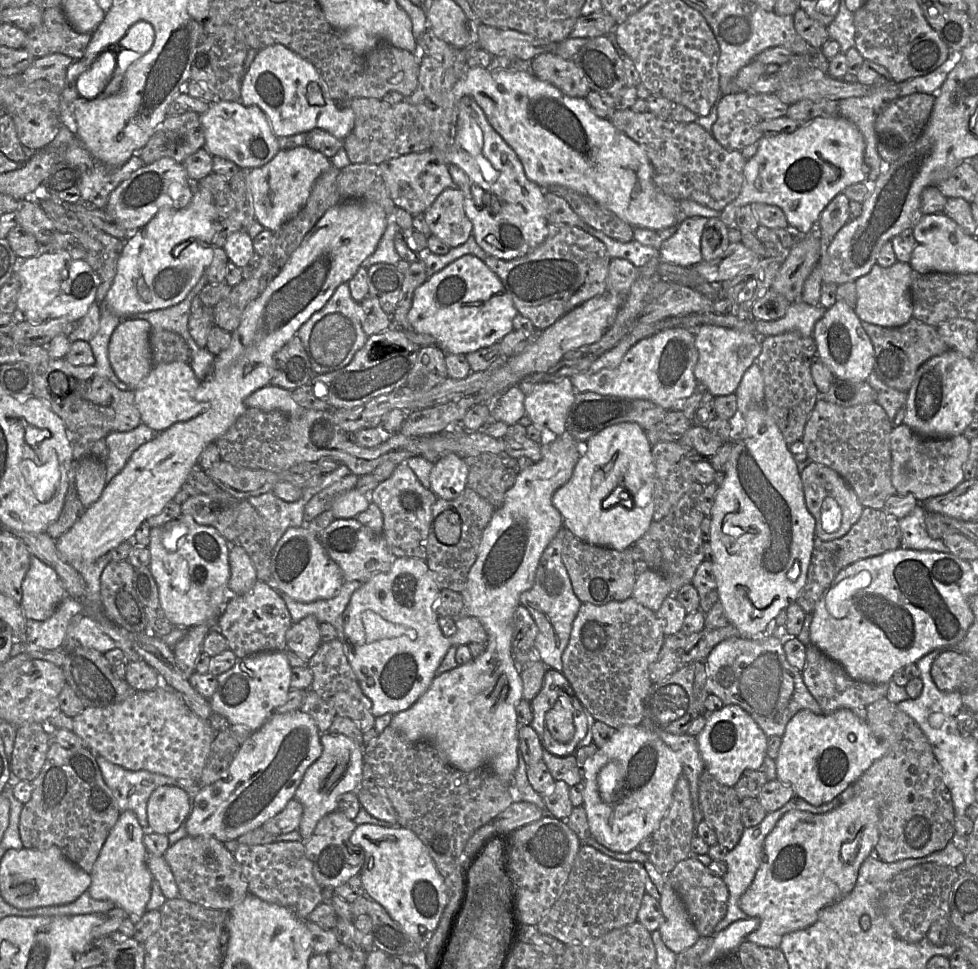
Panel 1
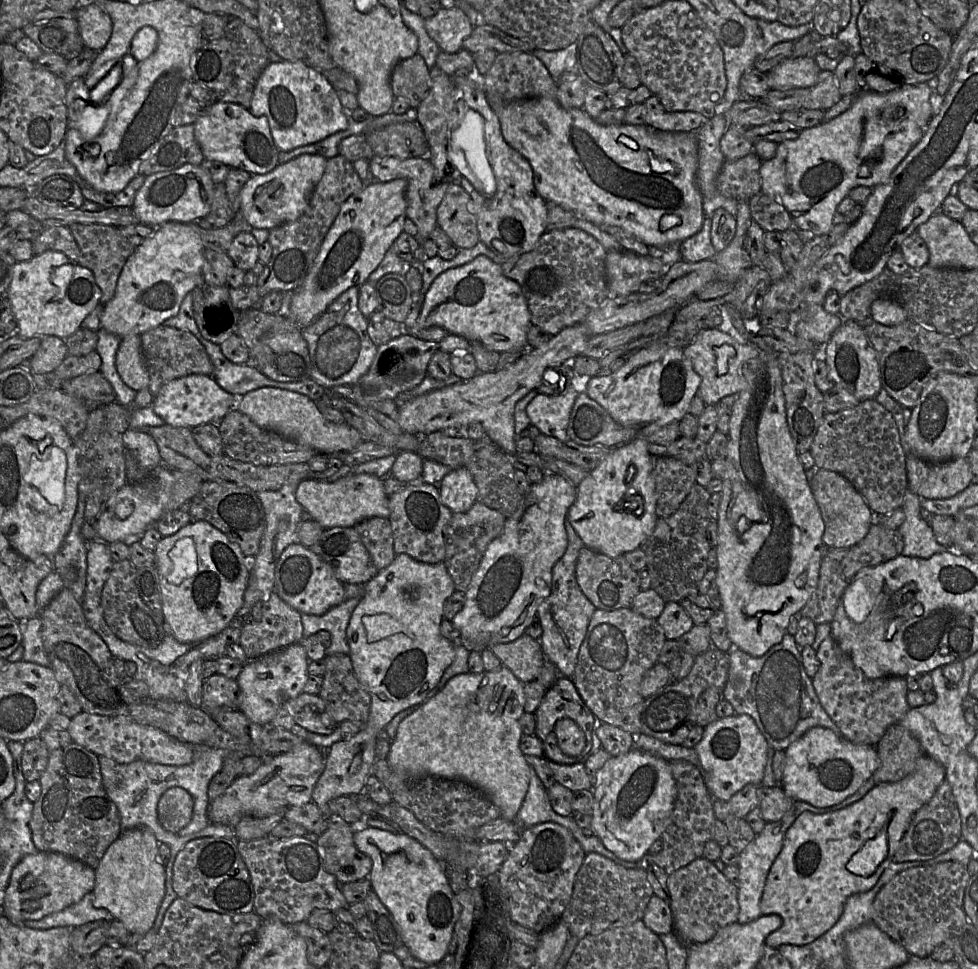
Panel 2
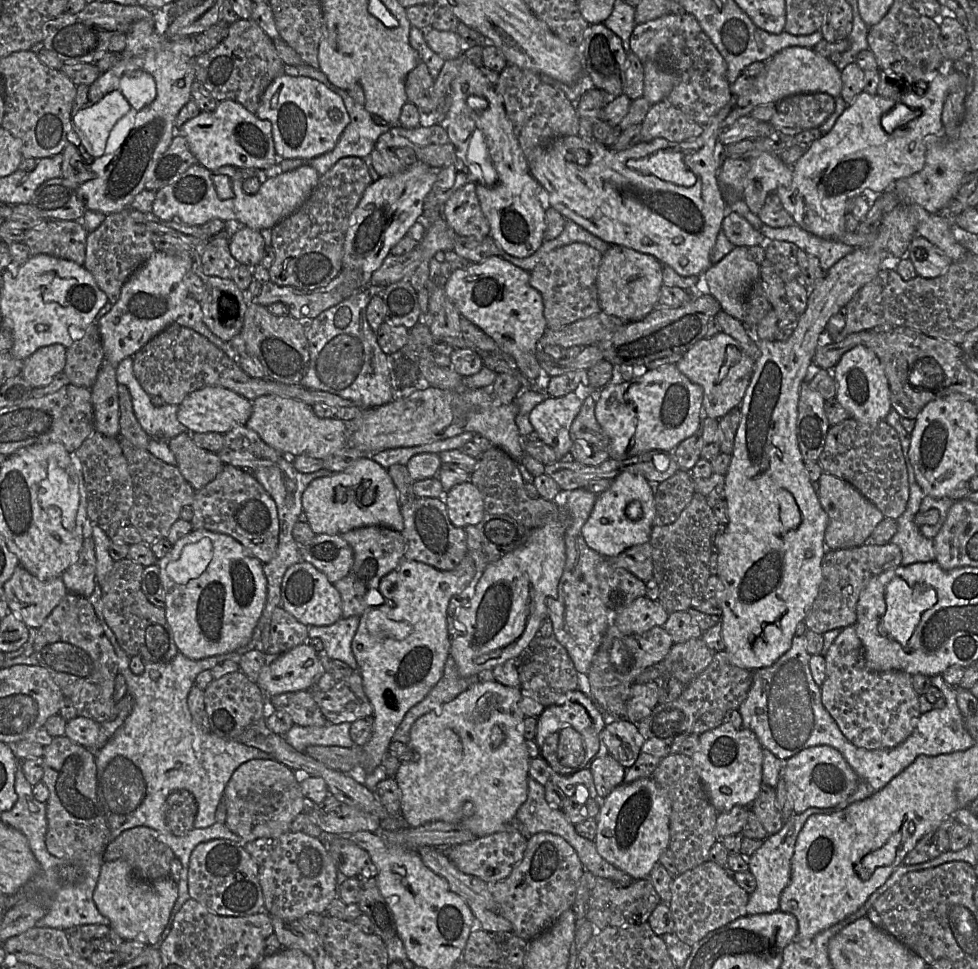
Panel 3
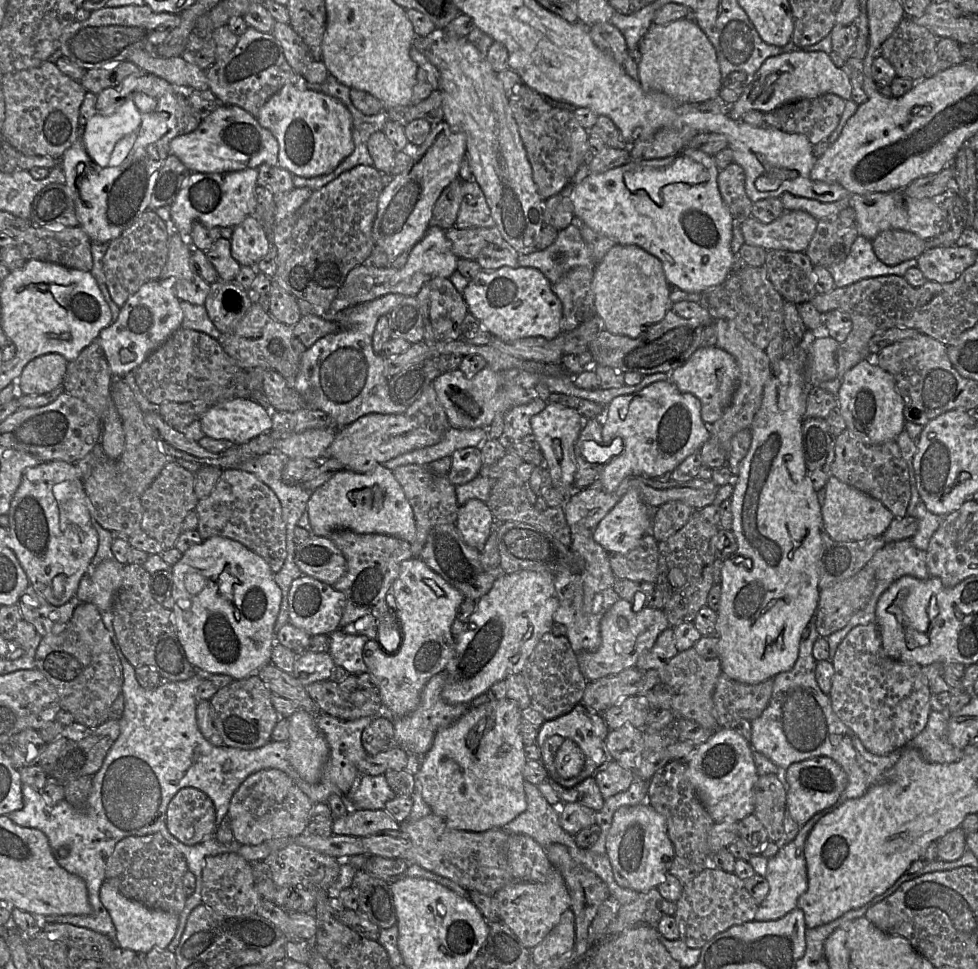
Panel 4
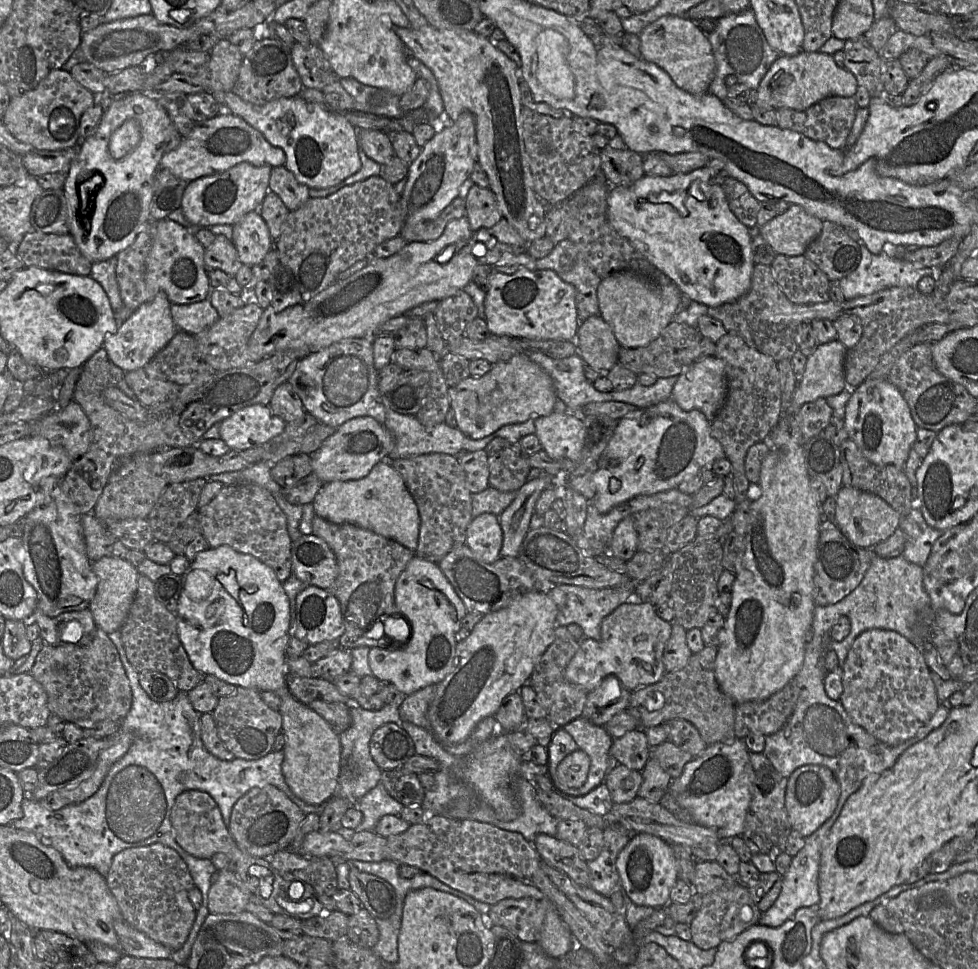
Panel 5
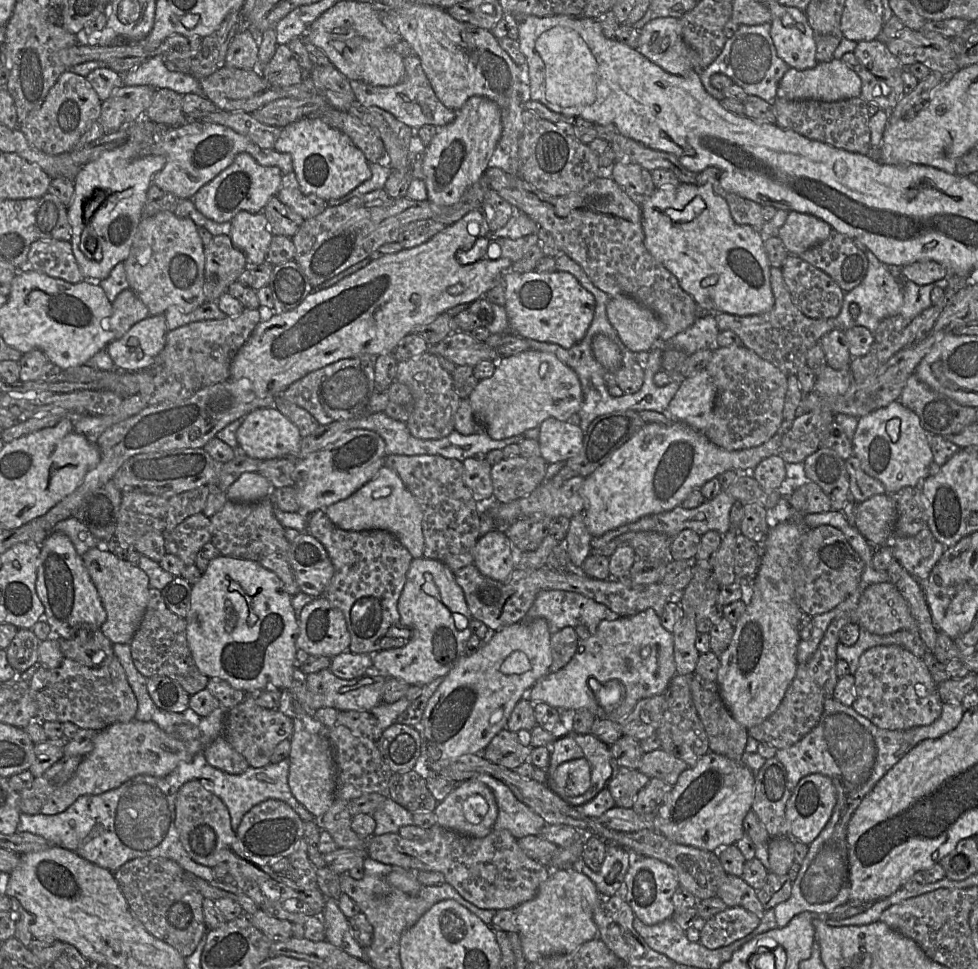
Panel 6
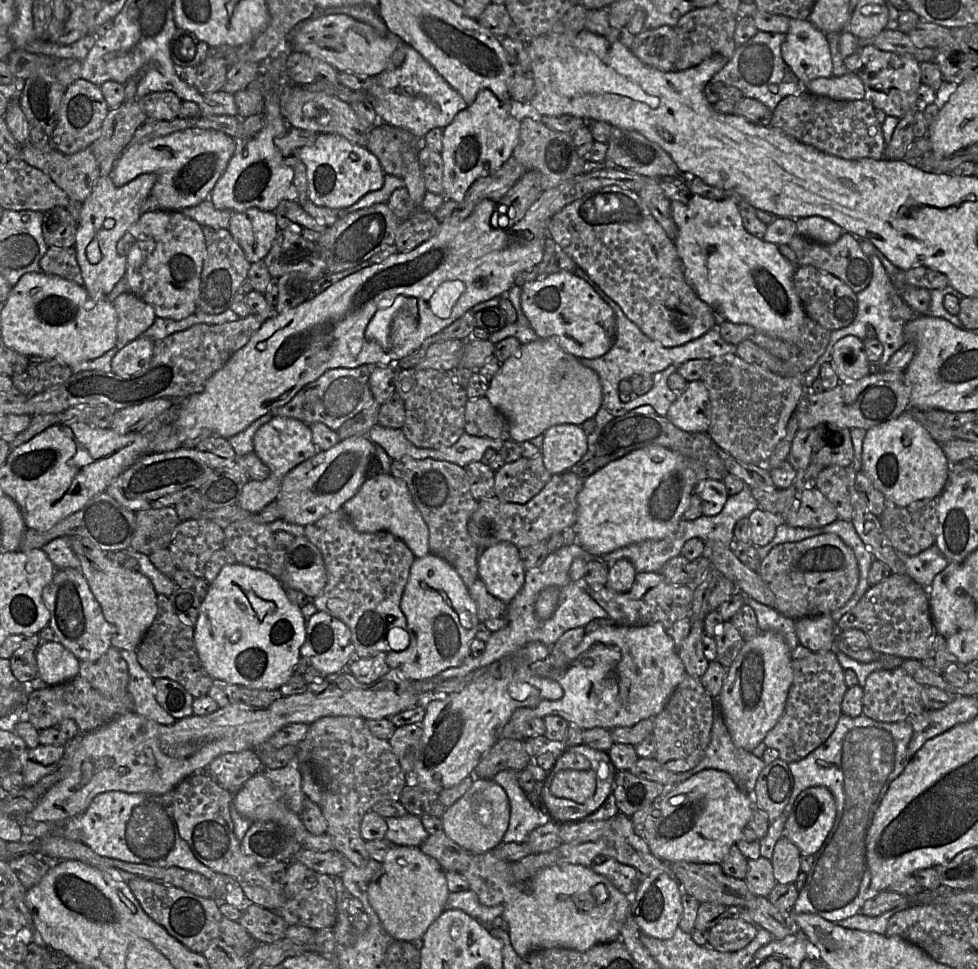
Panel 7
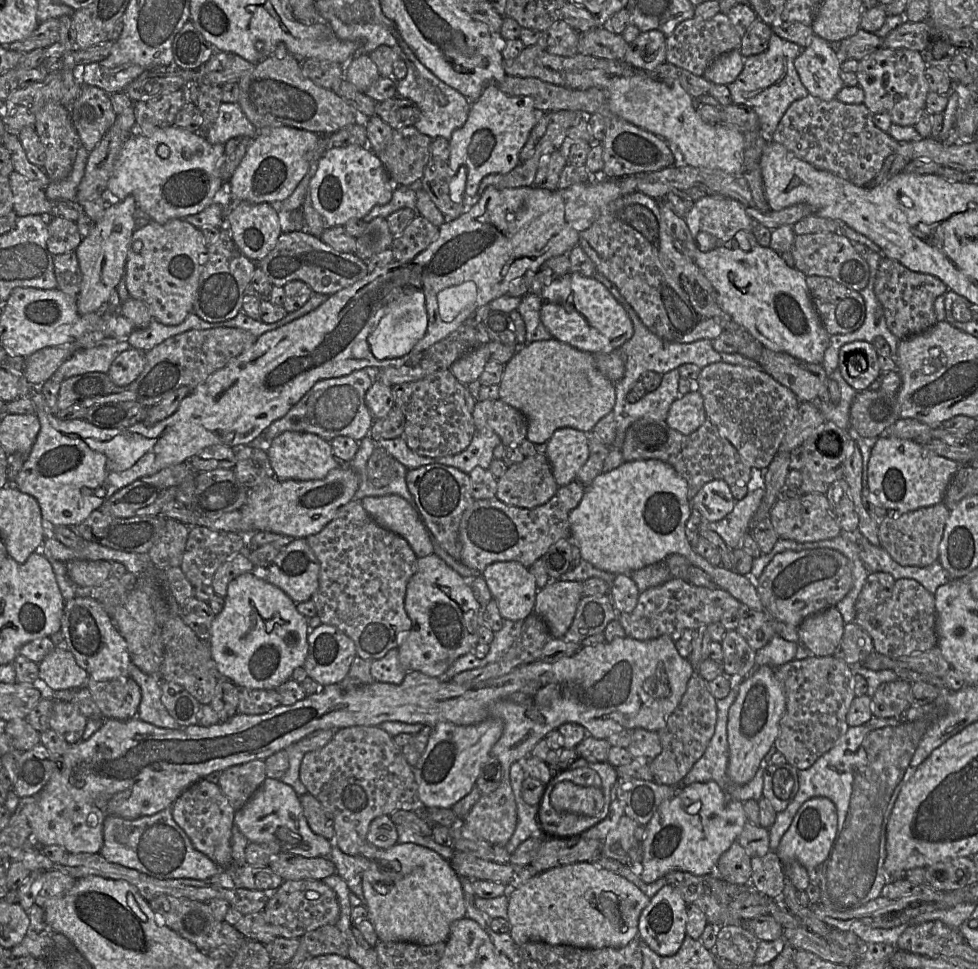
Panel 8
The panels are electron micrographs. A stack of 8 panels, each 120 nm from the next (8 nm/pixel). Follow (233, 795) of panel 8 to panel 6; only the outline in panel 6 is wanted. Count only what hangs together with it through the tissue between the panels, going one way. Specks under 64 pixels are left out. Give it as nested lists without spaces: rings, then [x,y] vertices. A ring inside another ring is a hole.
[[[223,736],[217,737],[204,749],[204,757],[208,764],[229,774],[242,774],[250,767]]]

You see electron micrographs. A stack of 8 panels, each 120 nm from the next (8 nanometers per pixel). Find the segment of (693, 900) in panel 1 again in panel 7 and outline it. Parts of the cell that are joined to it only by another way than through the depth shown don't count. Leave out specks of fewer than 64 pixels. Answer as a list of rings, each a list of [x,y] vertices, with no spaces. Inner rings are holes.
[[[726,918],[709,930],[708,947],[722,952],[736,952],[756,937],[758,927],[739,918]]]

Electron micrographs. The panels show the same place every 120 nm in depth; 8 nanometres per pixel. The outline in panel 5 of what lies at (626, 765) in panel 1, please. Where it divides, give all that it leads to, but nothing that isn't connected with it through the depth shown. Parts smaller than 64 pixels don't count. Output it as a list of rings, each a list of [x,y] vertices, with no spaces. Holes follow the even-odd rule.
[[[648,833],[631,834],[629,842],[617,857],[616,866],[621,886],[635,904],[658,909],[671,902],[670,892],[679,877],[678,864],[670,843]]]

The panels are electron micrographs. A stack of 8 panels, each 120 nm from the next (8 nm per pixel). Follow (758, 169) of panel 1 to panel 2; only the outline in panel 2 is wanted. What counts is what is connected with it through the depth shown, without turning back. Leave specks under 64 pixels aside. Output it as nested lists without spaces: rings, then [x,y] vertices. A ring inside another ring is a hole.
[[[936,77],[928,82],[922,82],[915,85],[903,84],[901,87],[888,93],[875,93],[869,91],[860,93],[852,105],[839,116],[829,121],[822,122],[814,127],[803,129],[798,138],[794,140],[785,140],[777,144],[775,156],[770,160],[762,161],[761,163],[761,193],[767,195],[786,209],[794,225],[798,228],[796,231],[800,235],[803,235],[806,238],[811,238],[829,233],[834,225],[834,214],[837,206],[846,196],[848,196],[849,191],[858,186],[865,186],[873,189],[876,186],[887,182],[895,168],[921,140],[929,121],[934,115],[933,106],[931,104],[931,95],[934,90],[936,90]],[[881,111],[897,111],[900,118],[894,119],[894,121],[888,120],[885,117],[881,117]]]

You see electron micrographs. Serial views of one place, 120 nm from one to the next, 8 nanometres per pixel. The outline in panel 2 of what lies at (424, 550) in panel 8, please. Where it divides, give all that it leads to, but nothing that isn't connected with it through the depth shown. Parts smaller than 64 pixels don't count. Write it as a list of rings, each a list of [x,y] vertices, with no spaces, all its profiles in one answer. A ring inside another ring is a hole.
[[[367,473],[349,474],[335,482],[305,479],[299,483],[296,490],[296,500],[324,530],[355,527],[373,517],[388,519],[390,515],[388,497],[382,479]]]

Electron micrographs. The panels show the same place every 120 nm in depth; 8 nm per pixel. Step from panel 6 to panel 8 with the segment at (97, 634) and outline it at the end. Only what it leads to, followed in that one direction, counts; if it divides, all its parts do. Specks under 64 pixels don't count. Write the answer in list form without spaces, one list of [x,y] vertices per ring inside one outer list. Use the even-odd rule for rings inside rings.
[[[130,676],[108,681],[88,677],[86,686],[105,719],[128,720],[137,717],[141,689]]]

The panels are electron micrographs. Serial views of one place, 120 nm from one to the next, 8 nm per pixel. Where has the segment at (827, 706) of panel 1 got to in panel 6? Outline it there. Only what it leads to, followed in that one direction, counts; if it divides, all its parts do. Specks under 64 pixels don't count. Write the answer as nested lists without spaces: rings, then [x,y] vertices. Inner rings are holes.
[[[900,646],[869,648],[861,655],[853,676],[855,700],[851,707],[879,728],[907,730],[930,725],[941,715],[943,702],[927,665]]]

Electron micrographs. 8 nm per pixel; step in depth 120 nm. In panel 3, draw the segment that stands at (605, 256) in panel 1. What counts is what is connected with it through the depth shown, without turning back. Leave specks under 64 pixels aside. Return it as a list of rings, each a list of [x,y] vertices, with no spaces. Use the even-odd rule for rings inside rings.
[[[574,242],[547,253],[530,272],[530,284],[543,298],[547,330],[560,330],[600,312],[596,281],[602,255],[588,244]]]

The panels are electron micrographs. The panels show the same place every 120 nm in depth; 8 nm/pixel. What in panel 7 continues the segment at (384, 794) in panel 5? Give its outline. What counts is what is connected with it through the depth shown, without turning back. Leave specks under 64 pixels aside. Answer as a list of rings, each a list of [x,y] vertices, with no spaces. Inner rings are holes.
[[[411,813],[402,817],[385,818],[385,820],[388,827],[385,838],[394,845],[420,847],[429,836],[421,819]]]

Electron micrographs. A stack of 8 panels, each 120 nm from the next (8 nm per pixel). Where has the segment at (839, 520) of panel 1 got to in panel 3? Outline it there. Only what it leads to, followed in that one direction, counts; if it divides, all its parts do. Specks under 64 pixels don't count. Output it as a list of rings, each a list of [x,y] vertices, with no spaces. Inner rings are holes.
[[[824,471],[818,484],[817,495],[828,515],[828,526],[824,538],[827,550],[853,548],[864,544],[885,518],[884,514],[854,486],[837,476]]]

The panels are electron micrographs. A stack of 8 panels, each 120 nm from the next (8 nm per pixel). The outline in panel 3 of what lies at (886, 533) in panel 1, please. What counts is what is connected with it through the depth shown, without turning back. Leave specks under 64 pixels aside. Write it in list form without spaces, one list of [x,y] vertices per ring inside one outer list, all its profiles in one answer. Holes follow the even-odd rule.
[[[888,542],[883,545],[864,543],[846,549],[828,549],[822,560],[822,581],[818,595],[804,621],[810,630],[824,634],[836,628],[855,625],[857,603],[867,584],[875,576],[901,565],[899,546]]]

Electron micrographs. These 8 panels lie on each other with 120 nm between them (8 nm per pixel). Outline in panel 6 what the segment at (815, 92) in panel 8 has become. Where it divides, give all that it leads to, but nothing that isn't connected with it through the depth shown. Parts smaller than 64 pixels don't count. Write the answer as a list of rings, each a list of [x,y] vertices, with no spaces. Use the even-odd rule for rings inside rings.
[[[776,2],[764,4],[771,13],[770,34],[777,55],[797,70],[815,67],[816,43],[805,13]]]

